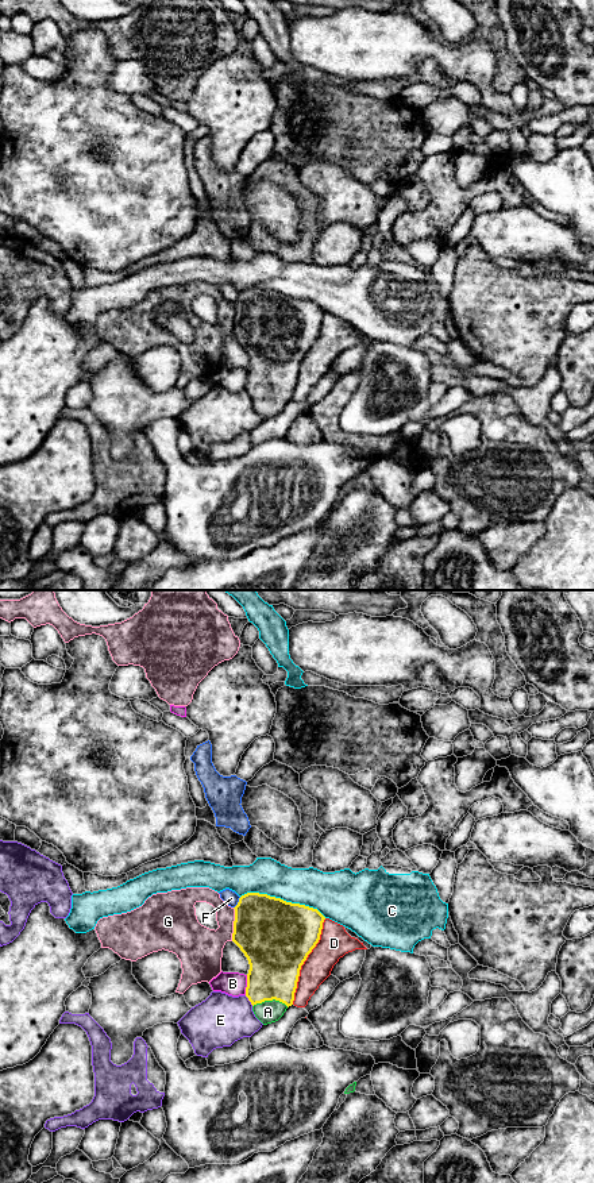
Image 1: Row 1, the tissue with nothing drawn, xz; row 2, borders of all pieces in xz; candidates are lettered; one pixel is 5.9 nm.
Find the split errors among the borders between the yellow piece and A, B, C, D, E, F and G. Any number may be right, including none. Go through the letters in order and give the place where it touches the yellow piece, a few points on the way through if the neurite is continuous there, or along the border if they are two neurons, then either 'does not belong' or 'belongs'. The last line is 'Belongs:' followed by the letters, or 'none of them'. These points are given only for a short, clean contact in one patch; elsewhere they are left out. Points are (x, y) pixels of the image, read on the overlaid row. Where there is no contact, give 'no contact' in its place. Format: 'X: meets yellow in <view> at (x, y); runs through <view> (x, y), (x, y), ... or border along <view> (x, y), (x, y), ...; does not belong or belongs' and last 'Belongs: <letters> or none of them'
A: meets yellow in xz at (270, 1000); runs through xz (274, 958), (270, 1000), (267, 1012); belongs
B: meets yellow in xz at (247, 985); does not belong
C: meets yellow in xz at (282, 900); does not belong
D: meets yellow in xz at (304, 960); does not belong
E: meets yellow in xz at (249, 1000); does not belong
F: meets yellow in xz at (238, 902); border along xz (240, 897), (234, 908); does not belong
G: meets yellow in xz at (234, 924); does not belong
Belongs: A

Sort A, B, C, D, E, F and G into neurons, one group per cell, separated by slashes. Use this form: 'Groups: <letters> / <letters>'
Groups: A / B / C / D / E / F / G

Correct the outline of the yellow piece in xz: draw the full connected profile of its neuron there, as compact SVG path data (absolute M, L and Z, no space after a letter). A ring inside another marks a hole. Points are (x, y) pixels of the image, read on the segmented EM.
M247 893L235 909L232 941L248 960L246 997L263 1024L278 1021L293 1005L300 970L320 940L325 917L313 908L267 894Z

